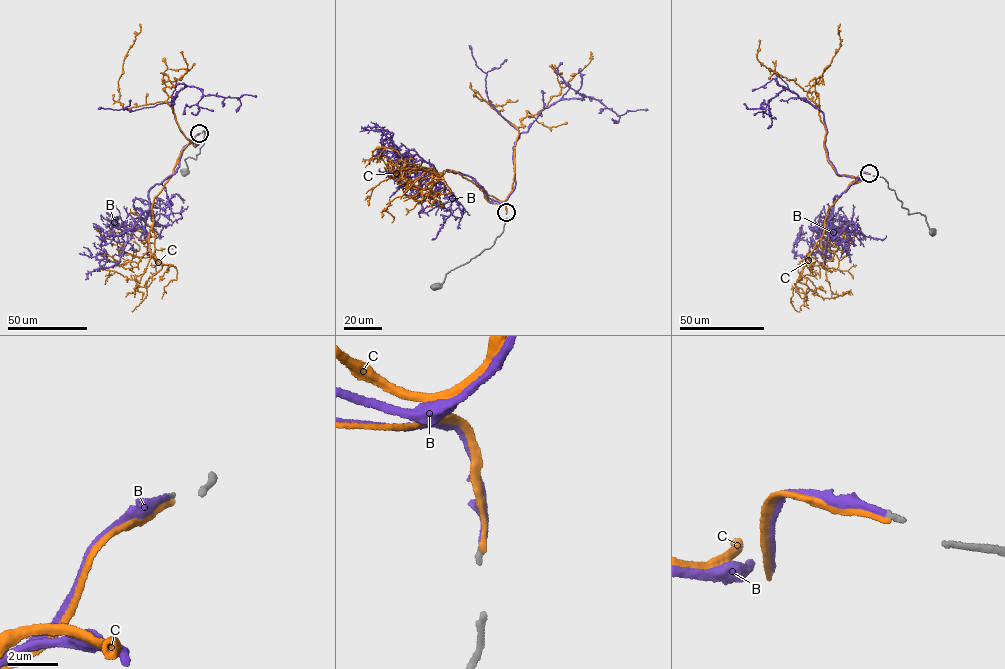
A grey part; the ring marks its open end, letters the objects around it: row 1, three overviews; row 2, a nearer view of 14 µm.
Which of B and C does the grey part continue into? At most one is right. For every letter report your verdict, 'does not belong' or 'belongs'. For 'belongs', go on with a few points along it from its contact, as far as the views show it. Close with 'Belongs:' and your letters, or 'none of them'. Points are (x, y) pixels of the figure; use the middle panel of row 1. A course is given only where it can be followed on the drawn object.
B: belongs; course (506, 212), (487, 199), (502, 202), (513, 190), (512, 147), (544, 108), (584, 96), (617, 115), (648, 109)
C: does not belong
Belongs: B

